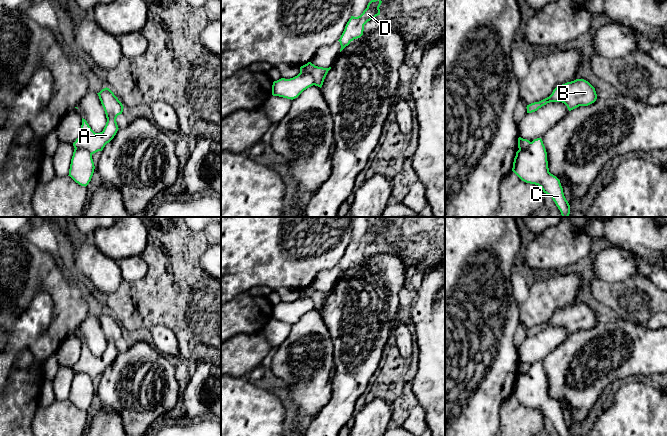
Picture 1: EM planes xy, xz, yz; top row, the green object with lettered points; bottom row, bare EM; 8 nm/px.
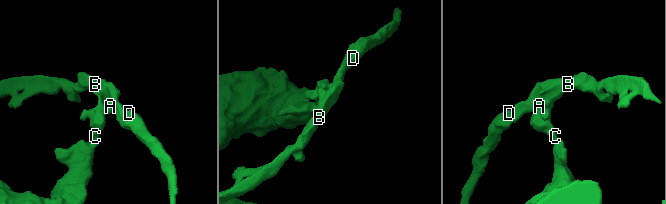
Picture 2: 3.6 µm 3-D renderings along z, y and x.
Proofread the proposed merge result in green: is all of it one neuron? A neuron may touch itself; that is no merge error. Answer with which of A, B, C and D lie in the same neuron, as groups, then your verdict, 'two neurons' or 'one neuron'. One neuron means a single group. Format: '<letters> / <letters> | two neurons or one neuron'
A B D / C | two neurons

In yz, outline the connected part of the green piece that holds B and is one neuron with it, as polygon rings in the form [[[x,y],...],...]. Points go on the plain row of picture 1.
[[[576,303],[562,309],[558,309],[552,318],[539,325],[527,329],[527,337],[537,335],[550,326],[562,326],[571,335],[579,330],[588,330],[597,323],[595,312],[584,303]]]

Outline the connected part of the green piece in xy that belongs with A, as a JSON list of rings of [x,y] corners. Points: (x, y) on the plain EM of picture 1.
[[[109,312],[102,313],[97,317],[104,332],[107,346],[102,356],[95,357],[87,345],[82,342],[80,359],[73,367],[74,372],[89,374],[92,378],[102,375],[118,355],[116,342],[123,336],[123,329]]]

